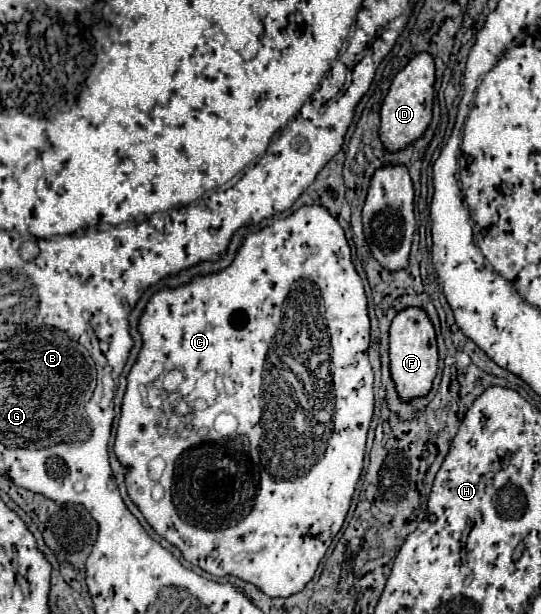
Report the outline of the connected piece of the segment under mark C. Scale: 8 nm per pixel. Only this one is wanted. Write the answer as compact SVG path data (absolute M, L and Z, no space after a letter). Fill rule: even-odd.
M323 206L299 208L291 216L273 222L271 226L263 228L261 232L245 236L241 250L237 252L233 264L227 270L209 274L209 276L197 276L191 284L177 288L177 290L171 290L171 288L159 290L149 300L149 304L139 320L139 332L143 336L143 348L141 348L141 354L127 378L127 392L123 398L121 420L119 420L117 438L115 438L115 454L121 460L121 464L127 468L125 482L127 482L127 492L129 492L131 500L139 506L141 514L145 516L145 520L153 526L153 530L157 534L161 534L165 540L169 540L173 546L177 546L191 564L203 568L205 572L209 572L213 576L237 576L241 580L255 584L259 590L263 590L271 598L275 598L275 596L287 598L291 594L297 594L315 576L315 570L329 548L323 542L311 540L309 534L319 534L323 530L331 530L331 534L335 536L345 522L357 480L361 478L365 440L367 440L367 430L369 430L369 424L373 418L373 370L367 360L367 348L369 348L367 298L365 298L363 282L351 262L351 248L345 240L343 228ZM209 370L215 372L213 386L215 386L217 396L213 400L193 398L191 394L195 390L195 382ZM201 430L205 430L207 434L199 436ZM219 434L225 438L229 438L233 434L247 436L245 444L249 444L249 450L243 444L243 450L241 450L243 460L237 460L235 468L229 468L229 470L205 468L205 472L203 470L189 472L191 464L197 464L203 460L203 452L199 452L201 442L205 442L205 440L215 442L215 440L219 440ZM155 480L159 480L161 486L153 489Z

